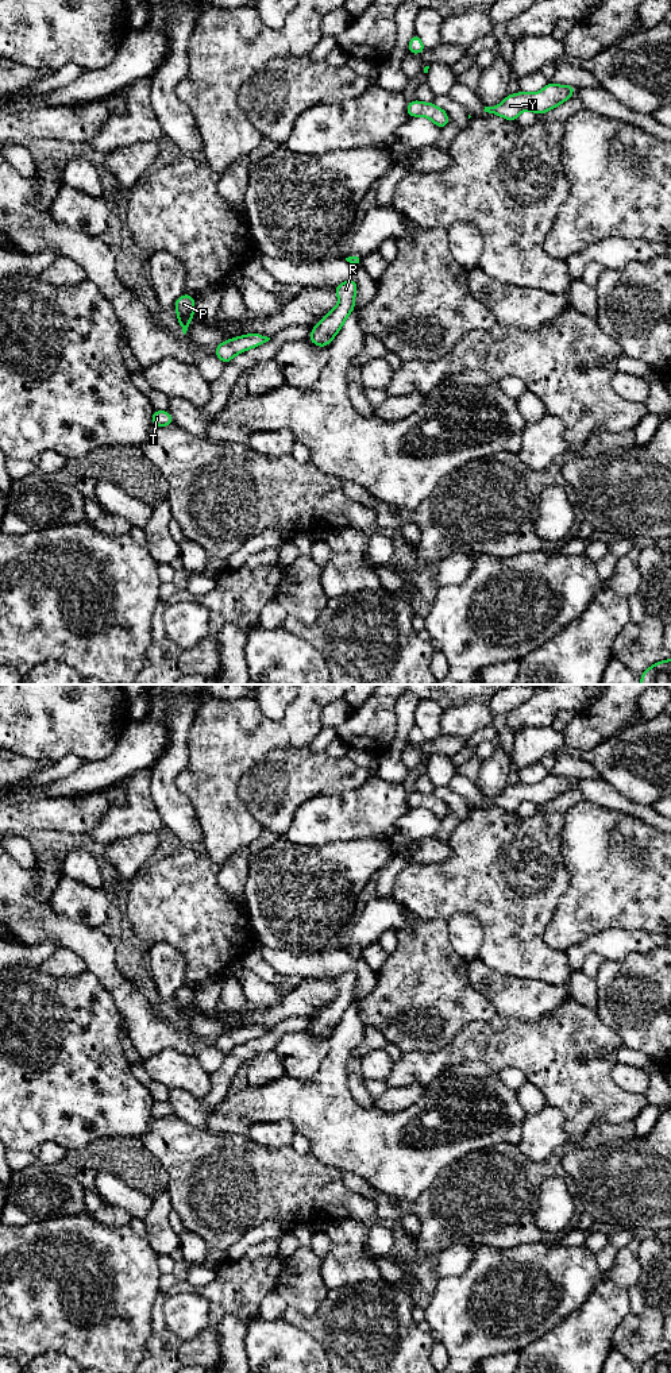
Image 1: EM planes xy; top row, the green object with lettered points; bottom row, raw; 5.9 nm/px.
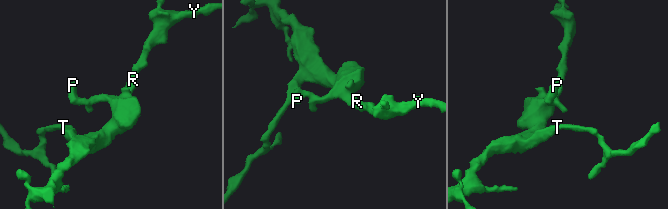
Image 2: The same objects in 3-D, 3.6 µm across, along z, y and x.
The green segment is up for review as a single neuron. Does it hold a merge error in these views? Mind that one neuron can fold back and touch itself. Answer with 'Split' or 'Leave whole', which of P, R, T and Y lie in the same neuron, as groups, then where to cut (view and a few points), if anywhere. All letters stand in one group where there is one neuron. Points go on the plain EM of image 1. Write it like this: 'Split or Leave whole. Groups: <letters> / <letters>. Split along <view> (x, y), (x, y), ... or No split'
Leave whole. Groups: P R T Y. No split

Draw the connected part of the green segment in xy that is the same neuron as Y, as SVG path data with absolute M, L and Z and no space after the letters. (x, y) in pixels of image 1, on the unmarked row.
M548 774L536 784L524 784L520 782L516 786L508 786L501 795L485 798L483 802L516 813L522 802L532 802L536 806L541 806L556 799L562 794L570 791L575 782L578 780L571 776Z

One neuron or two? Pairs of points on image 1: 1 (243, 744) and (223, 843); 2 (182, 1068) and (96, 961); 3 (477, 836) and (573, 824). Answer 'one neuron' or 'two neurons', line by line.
1: one neuron
2: two neurons
3: two neurons

